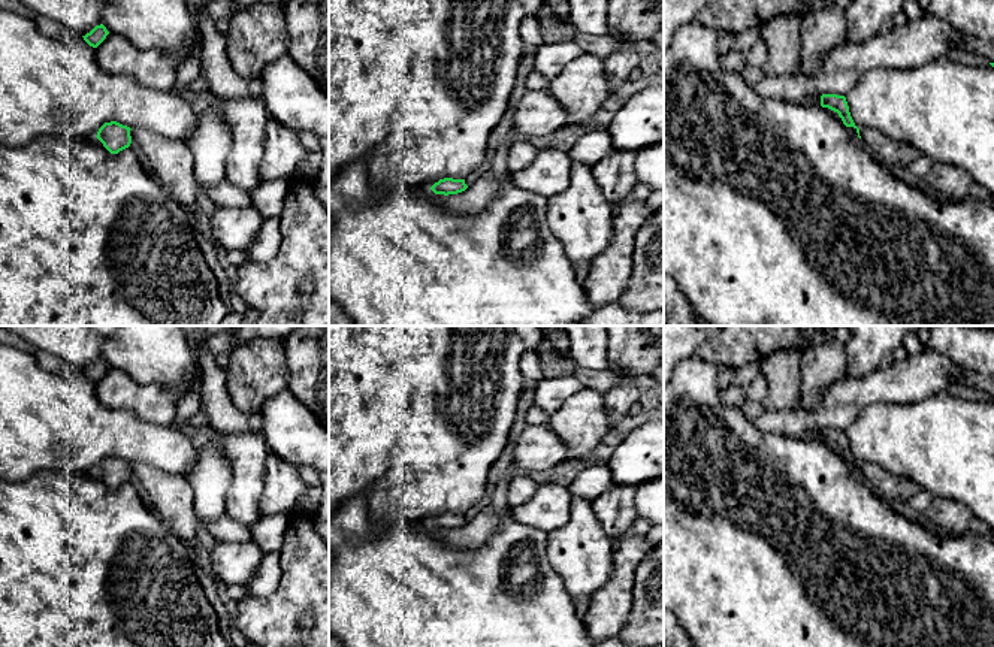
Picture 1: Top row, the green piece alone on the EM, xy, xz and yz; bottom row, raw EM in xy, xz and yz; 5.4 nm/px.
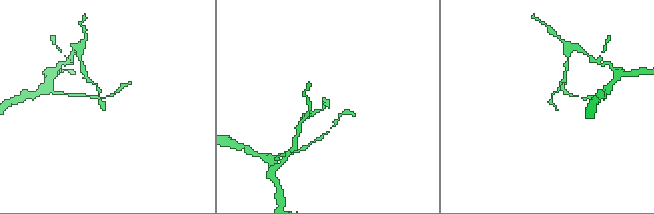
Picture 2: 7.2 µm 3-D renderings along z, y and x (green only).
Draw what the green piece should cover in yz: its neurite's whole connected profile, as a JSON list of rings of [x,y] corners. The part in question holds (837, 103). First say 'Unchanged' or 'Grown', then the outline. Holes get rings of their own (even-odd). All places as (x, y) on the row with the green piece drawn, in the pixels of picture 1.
Unchanged. [[[822,94],[821,96],[821,106],[837,112],[839,117],[842,118],[843,124],[846,127],[853,127],[858,133],[858,137],[861,139],[859,129],[855,126],[855,123],[851,117],[849,106],[848,106],[848,102],[846,102],[845,96]]]

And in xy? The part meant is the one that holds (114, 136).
Unchanged. [[[117,121],[105,123],[99,131],[97,139],[111,154],[118,154],[132,143],[130,127],[123,126]]]

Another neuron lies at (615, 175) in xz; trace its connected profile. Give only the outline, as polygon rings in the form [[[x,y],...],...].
[[[614,149],[592,167],[596,184],[611,205],[625,199],[637,185],[634,161],[635,151]]]

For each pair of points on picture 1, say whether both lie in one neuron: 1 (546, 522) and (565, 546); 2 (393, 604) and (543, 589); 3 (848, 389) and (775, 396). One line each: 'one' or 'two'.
1: two
2: one
3: two

